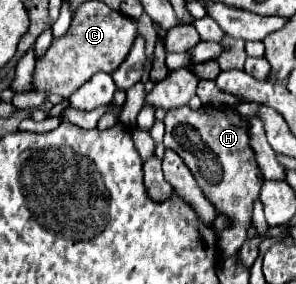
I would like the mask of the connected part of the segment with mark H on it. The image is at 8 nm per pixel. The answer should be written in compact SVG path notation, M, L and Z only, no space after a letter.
M188 105L170 109L164 117L166 149L176 151L186 167L192 171L204 197L228 197L228 211L234 209L234 227L238 225L238 247L246 241L246 233L252 225L252 207L260 197L264 183L262 171L258 169L254 149L250 147L250 123L240 115L236 107L200 107L190 109Z

